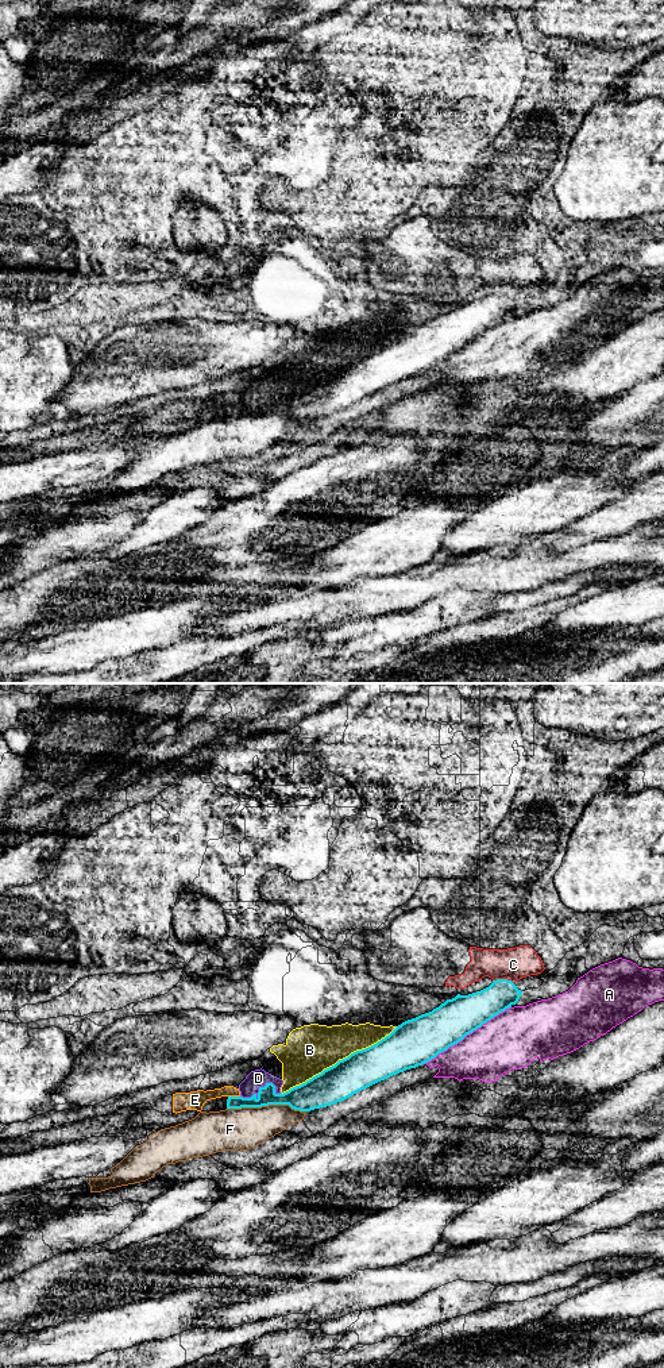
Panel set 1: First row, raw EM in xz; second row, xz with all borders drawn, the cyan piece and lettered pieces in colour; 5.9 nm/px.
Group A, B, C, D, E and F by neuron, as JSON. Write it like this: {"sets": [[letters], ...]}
{"sets": [["A"], ["B", "D", "E"], ["C"], ["F"]]}

